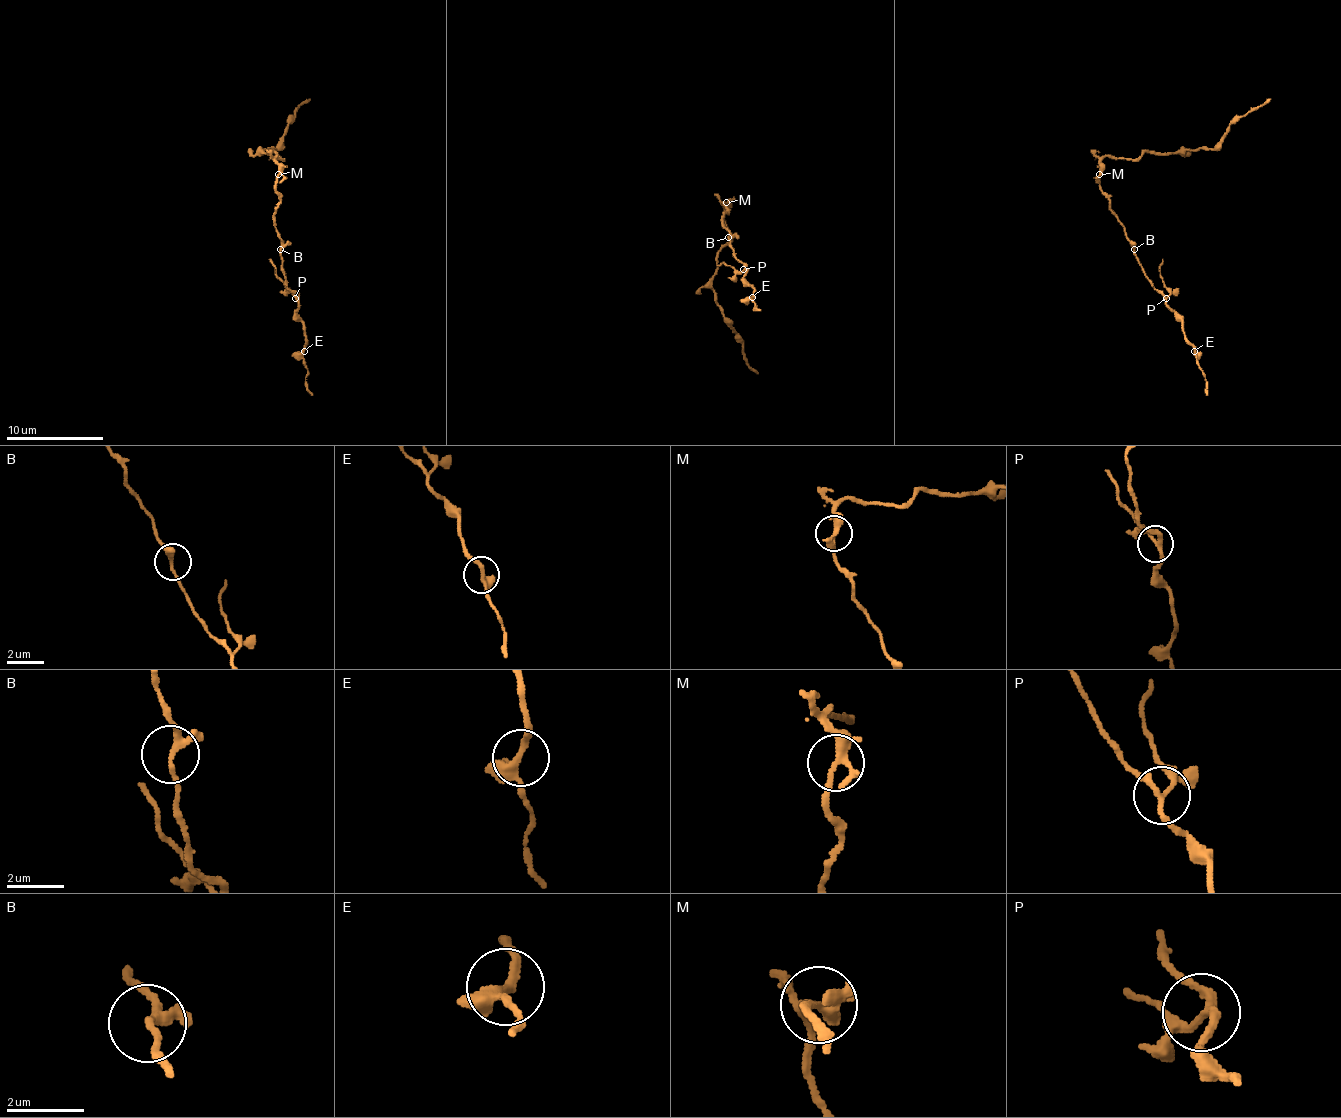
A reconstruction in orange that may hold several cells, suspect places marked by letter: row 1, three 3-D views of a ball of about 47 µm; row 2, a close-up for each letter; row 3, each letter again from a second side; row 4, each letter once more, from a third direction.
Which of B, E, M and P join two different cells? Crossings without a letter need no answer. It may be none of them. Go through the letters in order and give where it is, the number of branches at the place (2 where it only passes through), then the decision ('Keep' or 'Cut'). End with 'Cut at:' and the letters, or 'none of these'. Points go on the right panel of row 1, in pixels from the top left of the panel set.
B: Place: (1134, 249). Branches: 3. Keep
E: Place: (1194, 351). Branches: 3. Keep
M: Place: (1099, 174). Branches: 4. Cut
P: Place: (1166, 298). Branches: 3. Cut
Cut at: M, P

